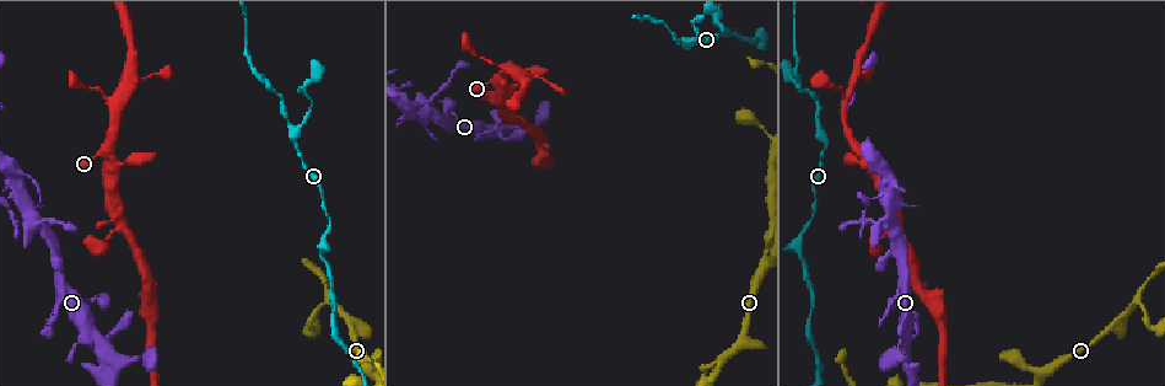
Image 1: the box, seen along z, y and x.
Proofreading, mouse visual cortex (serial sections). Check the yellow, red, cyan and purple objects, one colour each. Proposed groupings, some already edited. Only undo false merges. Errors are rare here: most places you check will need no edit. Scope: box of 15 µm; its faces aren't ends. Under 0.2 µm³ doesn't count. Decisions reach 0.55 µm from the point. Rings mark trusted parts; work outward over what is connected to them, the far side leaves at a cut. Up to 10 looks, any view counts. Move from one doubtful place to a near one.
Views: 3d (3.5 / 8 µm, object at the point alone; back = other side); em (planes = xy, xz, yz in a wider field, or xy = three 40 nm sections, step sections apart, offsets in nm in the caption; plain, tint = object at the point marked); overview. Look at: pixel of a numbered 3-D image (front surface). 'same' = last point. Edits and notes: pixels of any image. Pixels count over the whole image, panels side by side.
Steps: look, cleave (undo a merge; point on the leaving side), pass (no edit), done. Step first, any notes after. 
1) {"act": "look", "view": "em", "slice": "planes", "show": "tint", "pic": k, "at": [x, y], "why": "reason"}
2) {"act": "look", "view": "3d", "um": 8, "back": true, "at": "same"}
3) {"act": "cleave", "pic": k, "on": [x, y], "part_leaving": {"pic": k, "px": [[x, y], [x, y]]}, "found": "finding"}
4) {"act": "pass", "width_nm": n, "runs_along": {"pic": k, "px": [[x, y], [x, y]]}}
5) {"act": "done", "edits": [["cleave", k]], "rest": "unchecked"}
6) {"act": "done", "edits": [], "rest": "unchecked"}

{"act": "look", "view": "3d", "um": 3.5, "pic": 1, "at": [716, 18], "why": "calibre changes"}

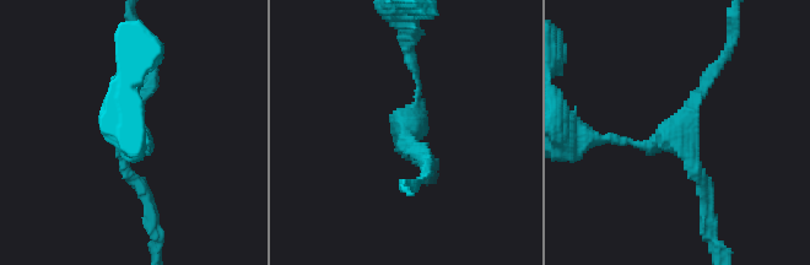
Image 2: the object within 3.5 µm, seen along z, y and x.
{"act": "look", "view": "em", "slice": "xy", "step": 1, "show": "tint", "pic": 2, "at": [408, 131]}

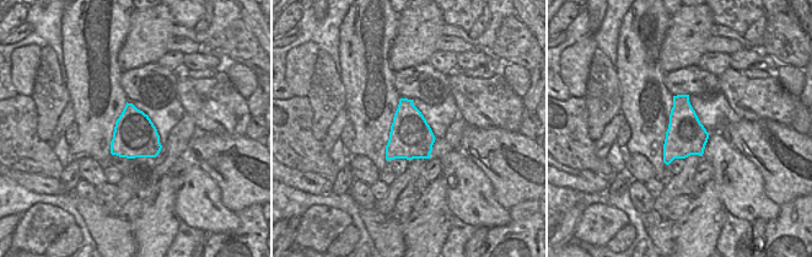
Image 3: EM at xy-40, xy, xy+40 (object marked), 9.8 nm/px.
{"act": "pass", "runs_along": {"pic": 2, "px": [[713, 71], [679, 128], [703, 207]]}, "found": "continuous, no second cell"}

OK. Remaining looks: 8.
{"act": "look", "view": "3d", "um": 3.5, "pic": 1, "at": [509, 91], "why": "abrupt turn"}

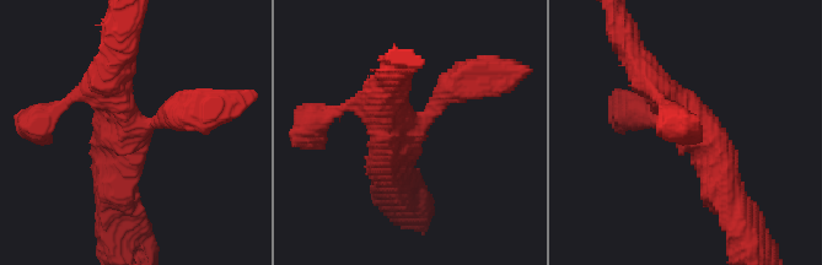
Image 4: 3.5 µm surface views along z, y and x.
{"act": "look", "view": "em", "slice": "planes", "show": "tint", "pic": 4, "at": [406, 125], "why": "need the tissue"}

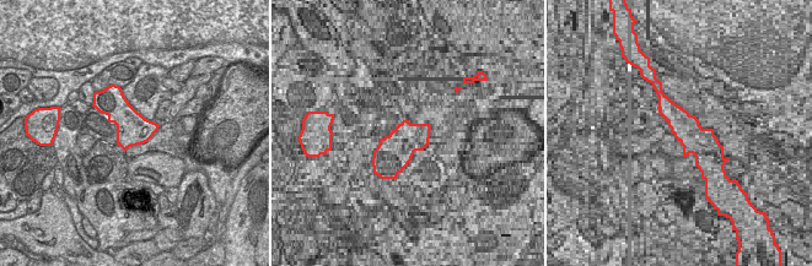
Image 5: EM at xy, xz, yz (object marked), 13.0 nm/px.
{"act": "pass", "width_nm": 420, "runs_along": {"pic": 4, "px": [[343, 108], [412, 123], [472, 76]]}, "found": "continuous, no second cell"}

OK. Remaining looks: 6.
{"act": "look", "view": "3d", "um": 8, "pic": 1, "at": [890, 205], "why": "small branch off a trunk"}

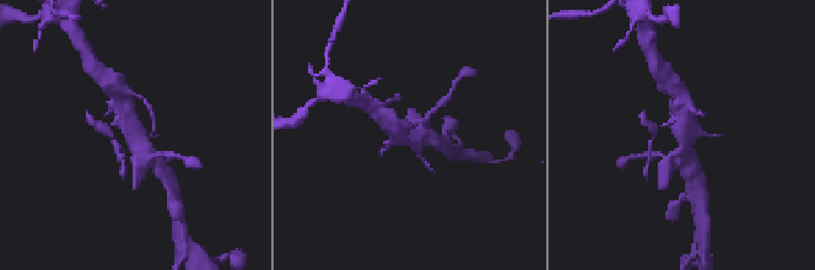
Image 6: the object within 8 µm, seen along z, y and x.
{"act": "look", "view": "3d", "um": 3.5, "pic": 6, "at": [132, 131]}

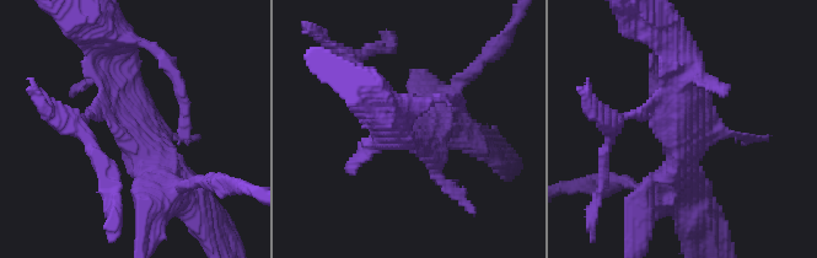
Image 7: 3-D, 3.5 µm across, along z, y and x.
{"act": "look", "view": "em", "slice": "planes", "show": "tint", "pic": 7, "at": [139, 134]}

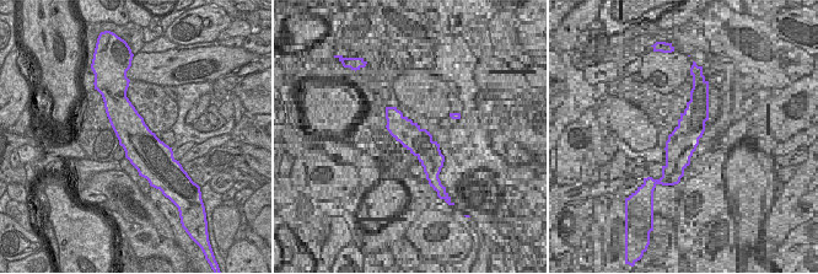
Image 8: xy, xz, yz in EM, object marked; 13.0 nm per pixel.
{"act": "pass", "runs_along": {"pic": 7, "px": [[194, 195], [138, 132], [111, 55]]}, "found": "all the same cell"}

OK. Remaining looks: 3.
{"act": "look", "view": "3d", "um": 3.5, "pic": 1, "at": [722, 361], "why": "sharp bend"}

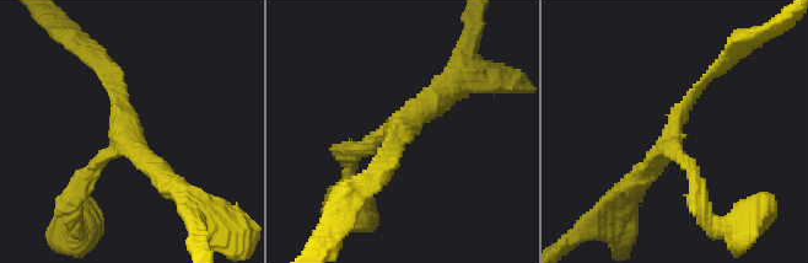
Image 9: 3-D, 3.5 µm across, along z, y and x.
{"act": "look", "view": "em", "slice": "planes", "show": "tint", "pic": 9, "at": [125, 144], "arms": 3, "arm_widths_nm": [150, 200, 300], "why": "now the EM"}

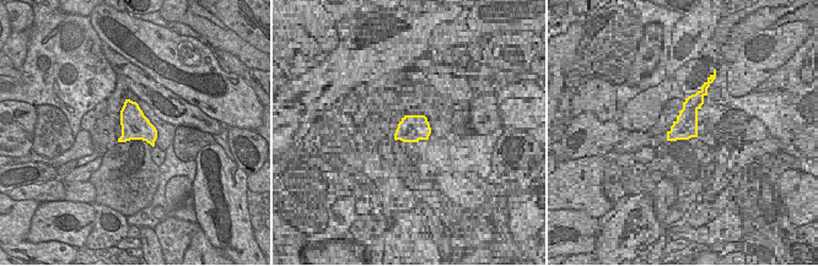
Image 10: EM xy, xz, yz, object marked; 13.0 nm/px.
{"act": "look", "view": "em", "slice": "xy", "step": 2, "show": "tint", "at": "same"}

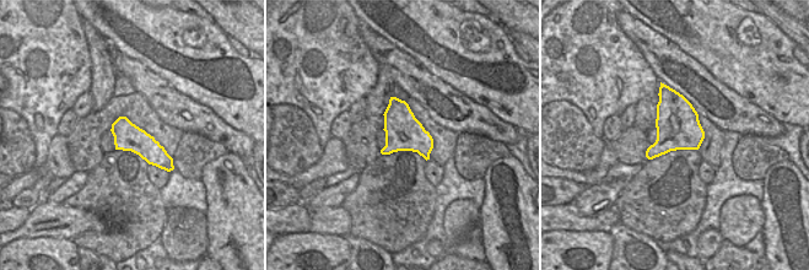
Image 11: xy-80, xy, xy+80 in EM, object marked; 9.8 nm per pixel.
{"act": "pass", "runs_along": {"pic": 9, "px": [[457, 84], [408, 124], [348, 153]]}, "found": "continuous, no second cell"}

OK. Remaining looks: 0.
{"act": "done", "edits": [], "rest": "unchecked"}

